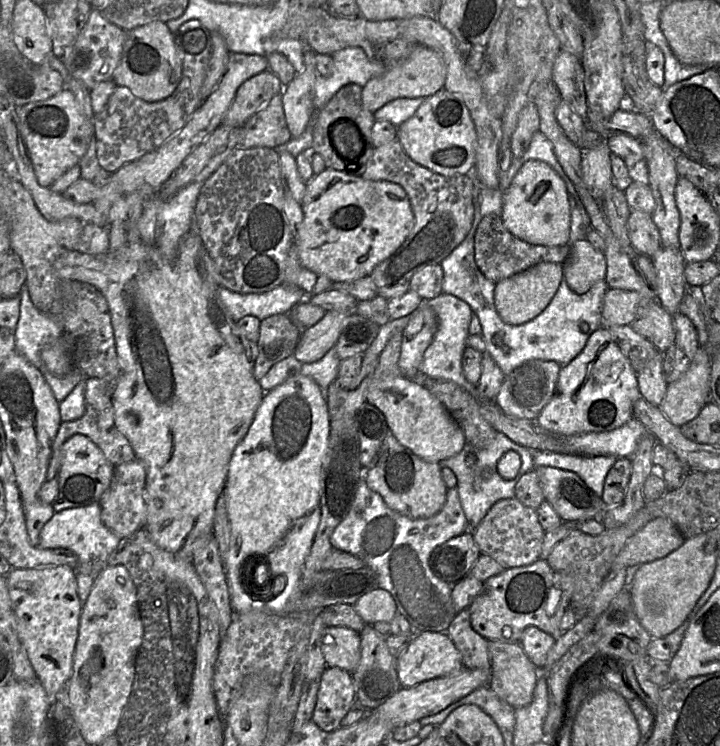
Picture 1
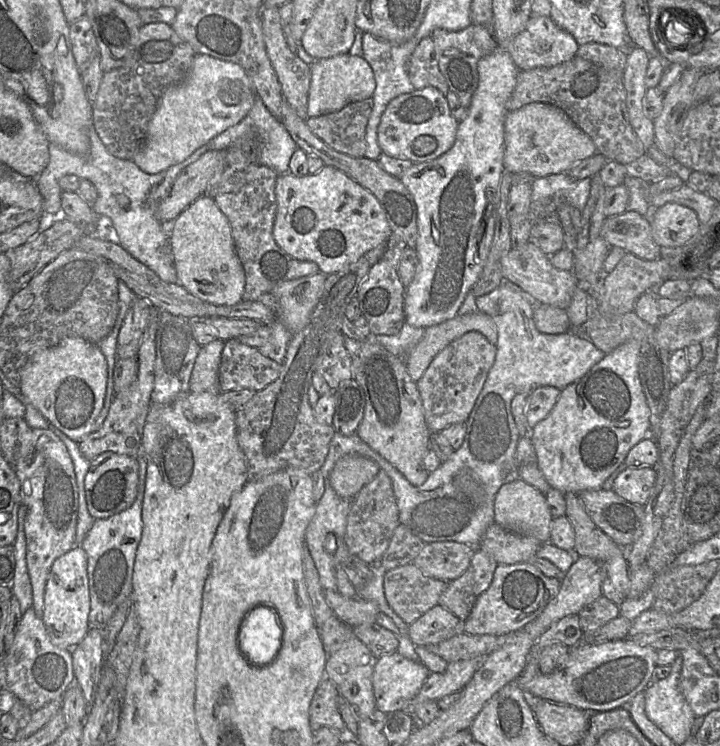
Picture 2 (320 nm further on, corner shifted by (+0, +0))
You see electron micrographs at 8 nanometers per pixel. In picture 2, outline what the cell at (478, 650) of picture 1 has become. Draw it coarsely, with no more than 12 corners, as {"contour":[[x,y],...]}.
{"contour":[[475,547],[469,567],[448,582],[439,605],[465,622],[497,566]]}

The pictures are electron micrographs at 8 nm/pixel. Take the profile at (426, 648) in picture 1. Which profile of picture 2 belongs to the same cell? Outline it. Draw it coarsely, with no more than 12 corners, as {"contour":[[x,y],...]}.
{"contour":[[398,651],[378,658],[376,709],[406,710],[430,673]]}

